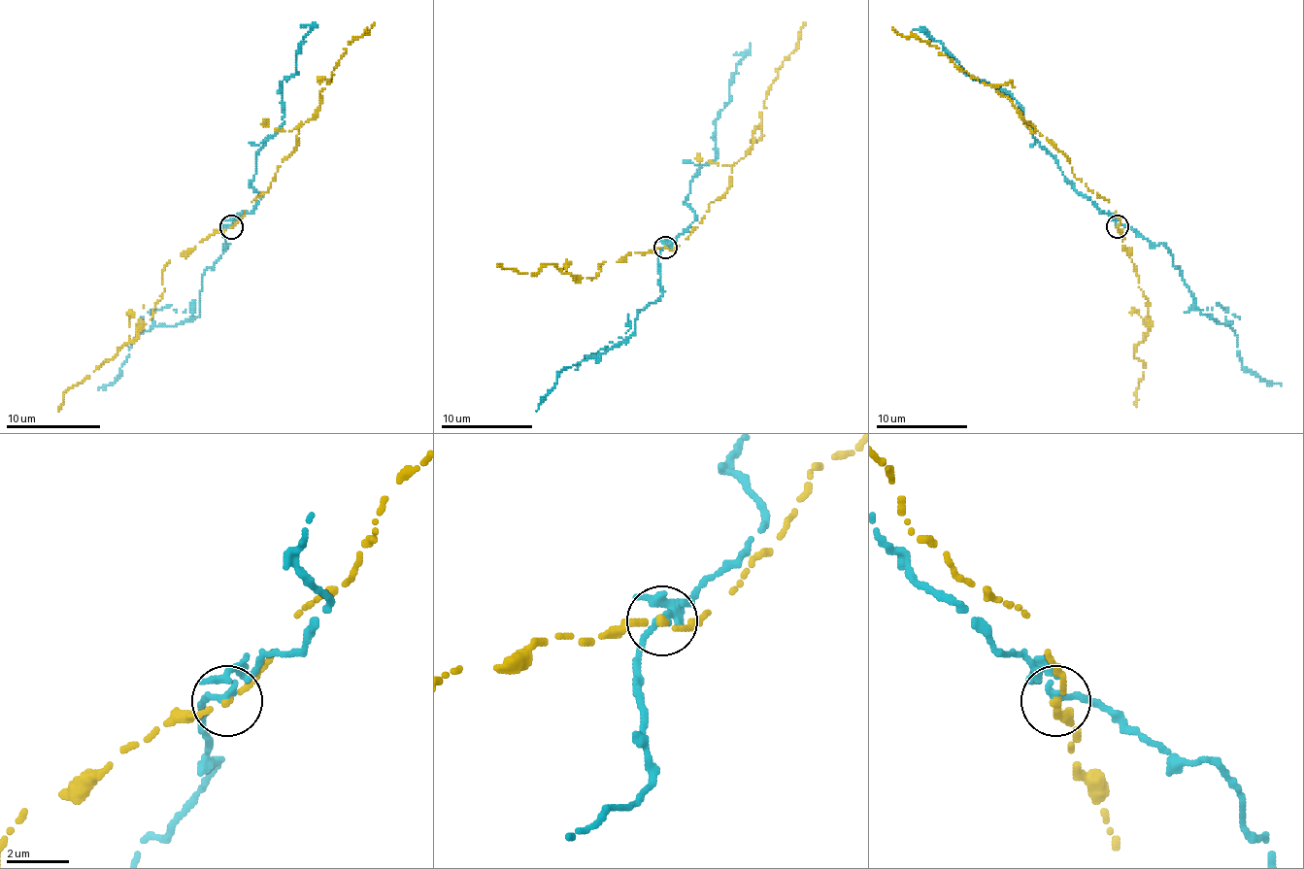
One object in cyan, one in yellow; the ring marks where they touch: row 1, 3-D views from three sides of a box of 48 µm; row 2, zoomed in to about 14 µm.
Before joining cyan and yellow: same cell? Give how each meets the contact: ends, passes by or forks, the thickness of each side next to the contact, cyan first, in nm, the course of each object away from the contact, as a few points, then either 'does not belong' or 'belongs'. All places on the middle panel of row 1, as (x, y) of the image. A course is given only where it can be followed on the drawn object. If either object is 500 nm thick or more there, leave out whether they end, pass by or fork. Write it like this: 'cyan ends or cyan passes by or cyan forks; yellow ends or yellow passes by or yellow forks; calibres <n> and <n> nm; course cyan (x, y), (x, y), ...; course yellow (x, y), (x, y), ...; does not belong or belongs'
cyan passes by; yellow passes by; calibres 200 and 170 nm; course cyan (665, 248), (694, 217), (685, 204), (690, 181), (718, 155), (716, 119), (750, 43); course yellow (665, 248), (674, 250), (729, 185), (731, 167), (750, 151), (766, 91), (798, 46), (805, 22); does not belong

